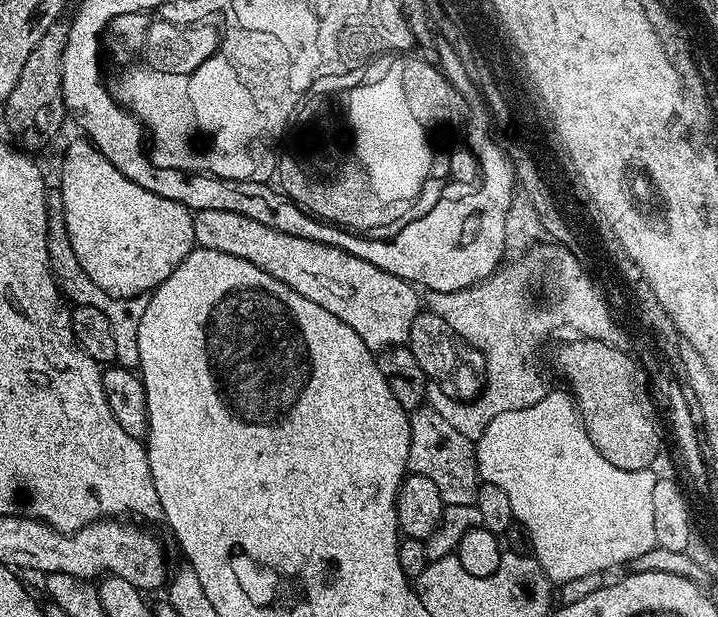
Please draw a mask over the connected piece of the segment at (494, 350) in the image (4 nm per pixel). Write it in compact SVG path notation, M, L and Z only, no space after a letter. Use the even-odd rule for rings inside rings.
M555 242L546 244L545 248L536 246L527 253L528 268L521 272L516 272L514 265L505 263L491 276L469 288L427 293L426 304L430 311L442 318L450 330L457 332L465 345L472 347L473 344L484 355L484 389L477 400L456 400L446 395L439 384L432 382L428 385L427 403L430 407L442 414L454 430L466 434L466 438L474 442L480 439L486 426L490 426L498 414L506 414L506 410L526 410L526 406L542 402L544 395L550 391L536 351L555 328L569 328L577 337L601 340L615 348L625 347L626 337L603 291L586 271L585 265L567 248ZM539 272L552 276L553 282L560 284L560 289L553 294L549 304L532 308L532 292L528 287L532 284L532 276Z

